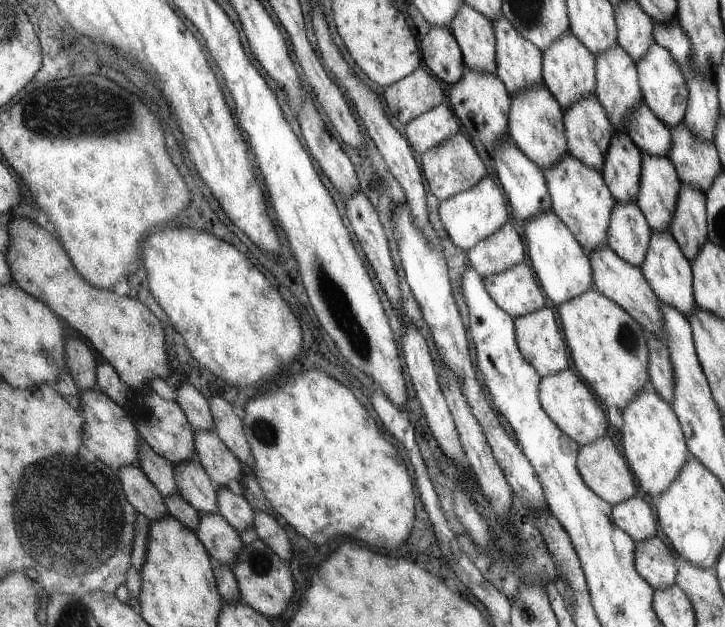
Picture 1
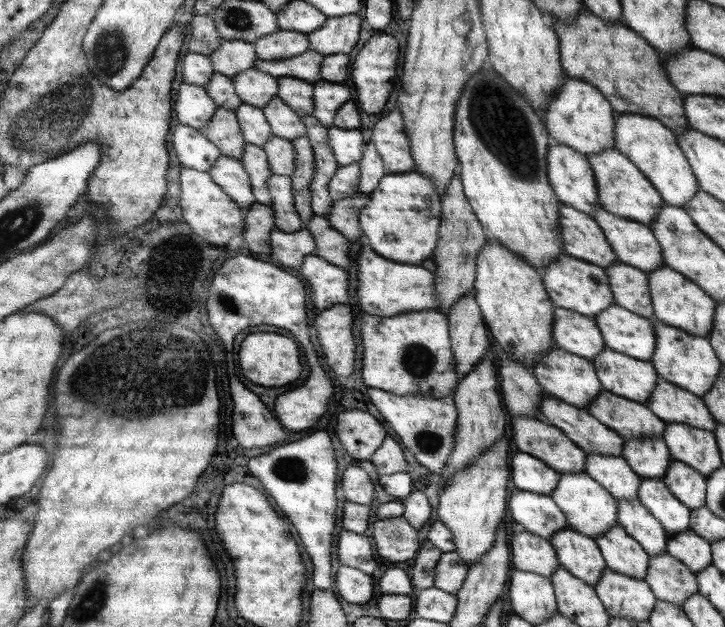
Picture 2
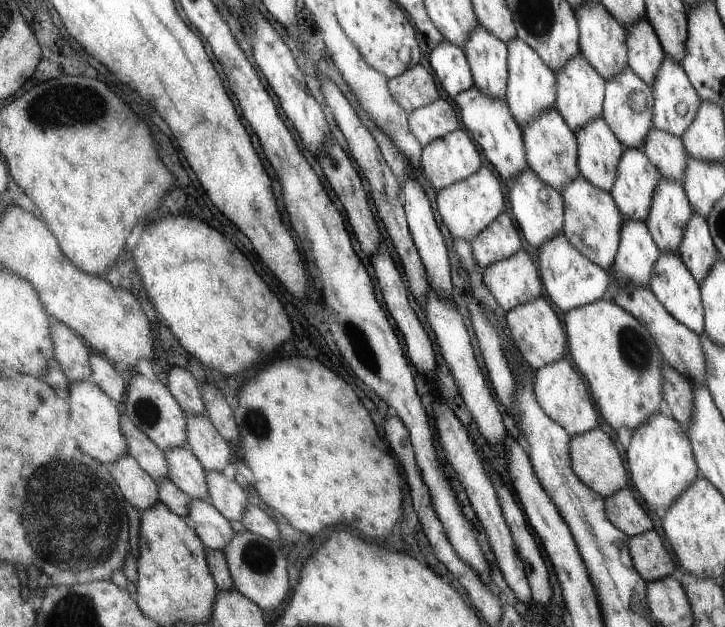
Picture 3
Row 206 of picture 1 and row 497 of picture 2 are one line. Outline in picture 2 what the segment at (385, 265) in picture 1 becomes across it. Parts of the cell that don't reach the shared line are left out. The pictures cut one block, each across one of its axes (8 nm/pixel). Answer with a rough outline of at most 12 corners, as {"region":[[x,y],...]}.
{"region":[[358,465],[344,471],[342,499],[371,505],[374,484]]}

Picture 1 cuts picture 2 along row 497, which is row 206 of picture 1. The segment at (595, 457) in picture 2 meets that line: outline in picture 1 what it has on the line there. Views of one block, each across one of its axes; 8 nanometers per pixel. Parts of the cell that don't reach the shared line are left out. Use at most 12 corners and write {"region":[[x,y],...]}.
{"region":[[616,201],[608,246],[640,268],[651,225],[640,207]]}

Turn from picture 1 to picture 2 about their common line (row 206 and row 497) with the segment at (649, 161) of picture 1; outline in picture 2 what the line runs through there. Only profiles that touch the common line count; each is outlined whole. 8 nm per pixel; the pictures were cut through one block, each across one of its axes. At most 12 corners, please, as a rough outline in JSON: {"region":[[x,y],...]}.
{"region":[[642,478],[639,501],[669,536],[690,528],[692,510],[664,480]]}

